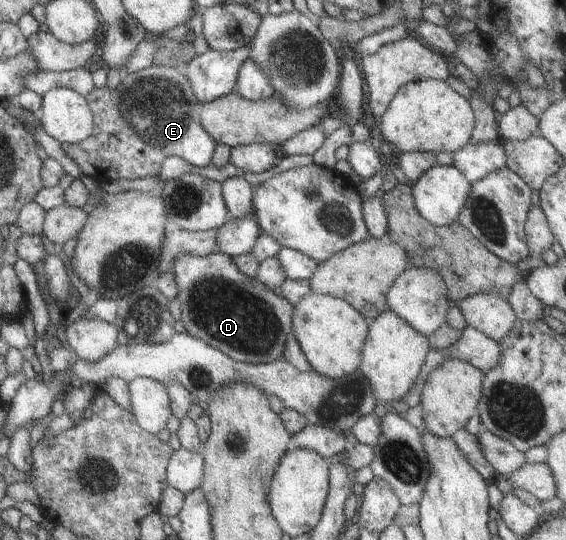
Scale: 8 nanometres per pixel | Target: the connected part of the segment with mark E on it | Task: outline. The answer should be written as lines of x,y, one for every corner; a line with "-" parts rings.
151,64
123,75
112,89
105,85
93,88
85,100
92,114
92,129
86,139
73,144
60,145
67,158
79,167
81,175
89,175
97,184
117,178
137,180
159,173
161,164
169,156
177,156
187,164
203,168
210,164
216,142
202,129
198,121
200,104
193,96
190,82
177,67

